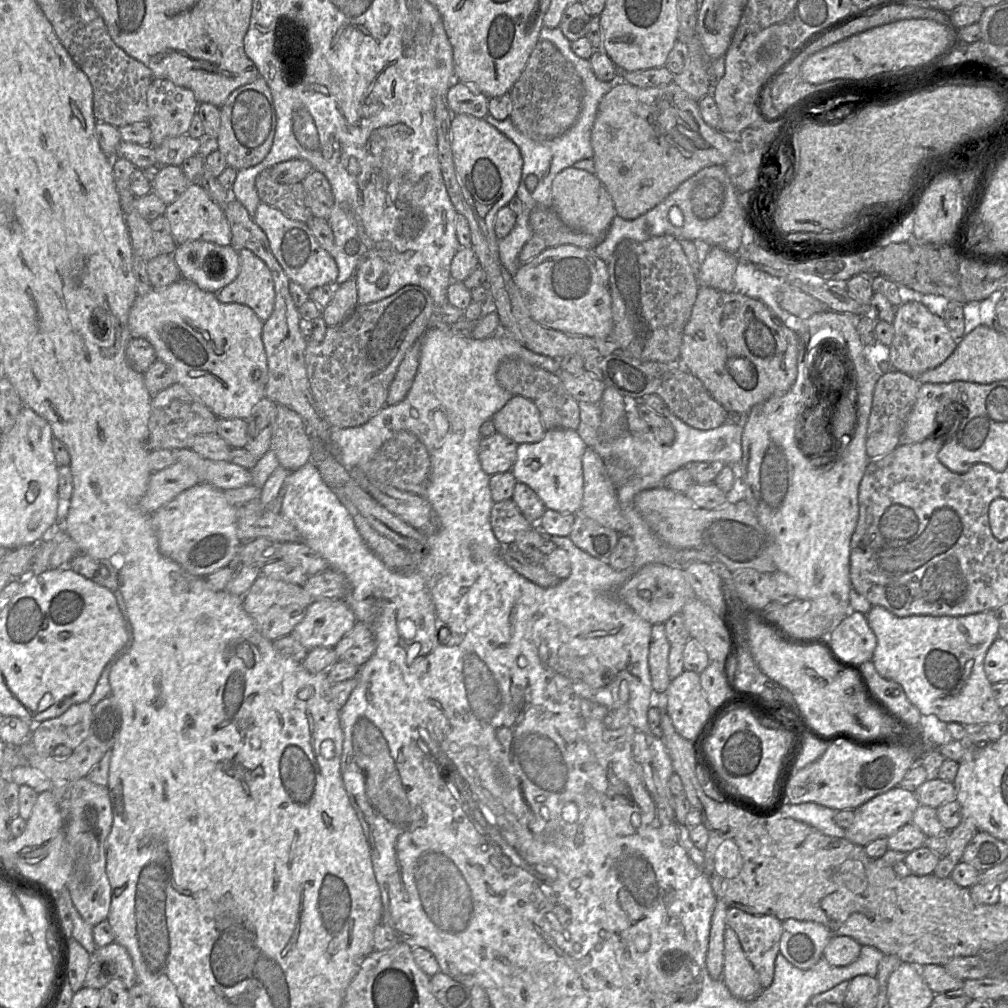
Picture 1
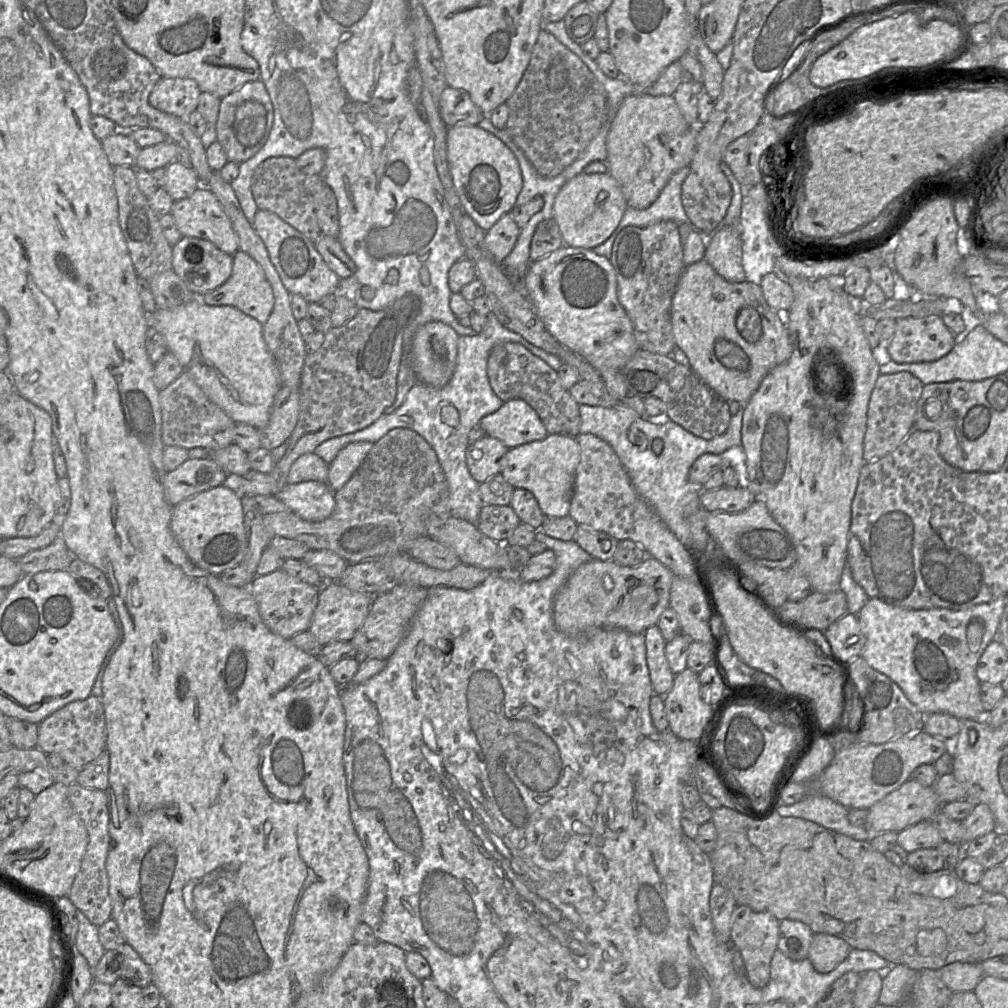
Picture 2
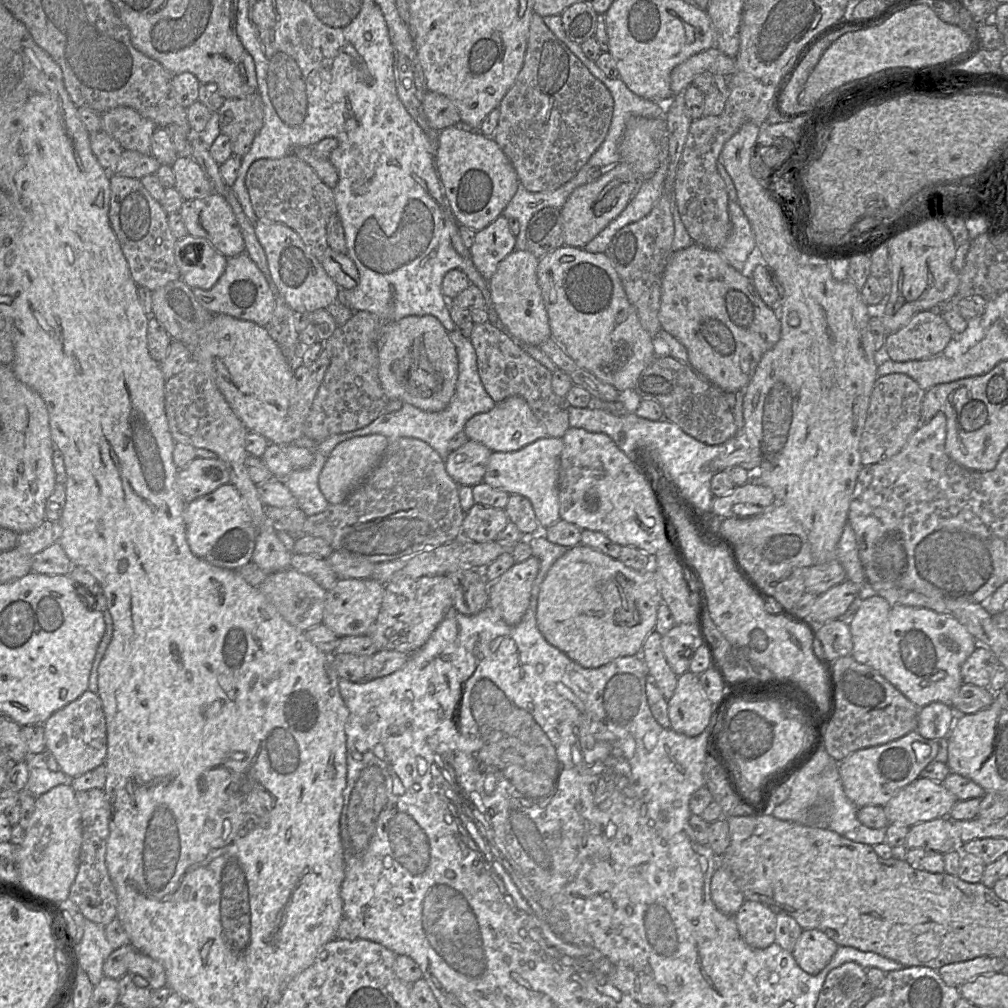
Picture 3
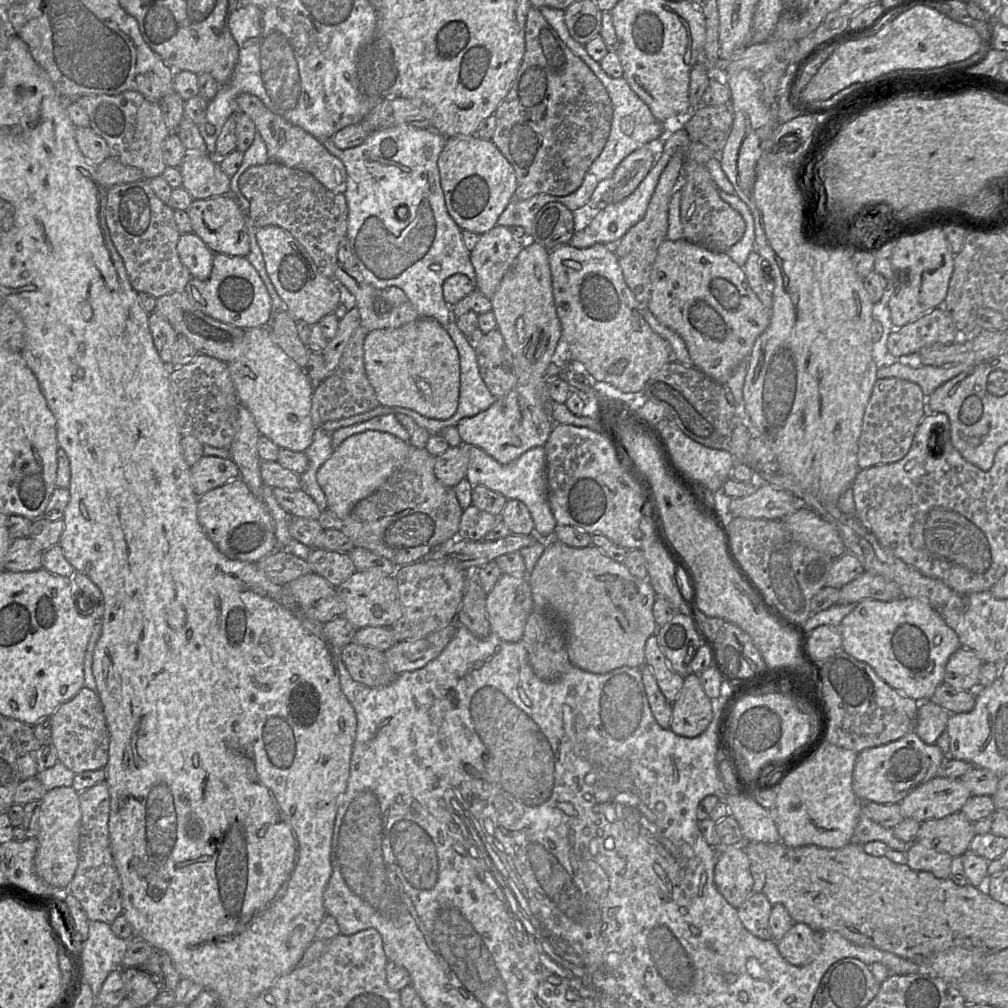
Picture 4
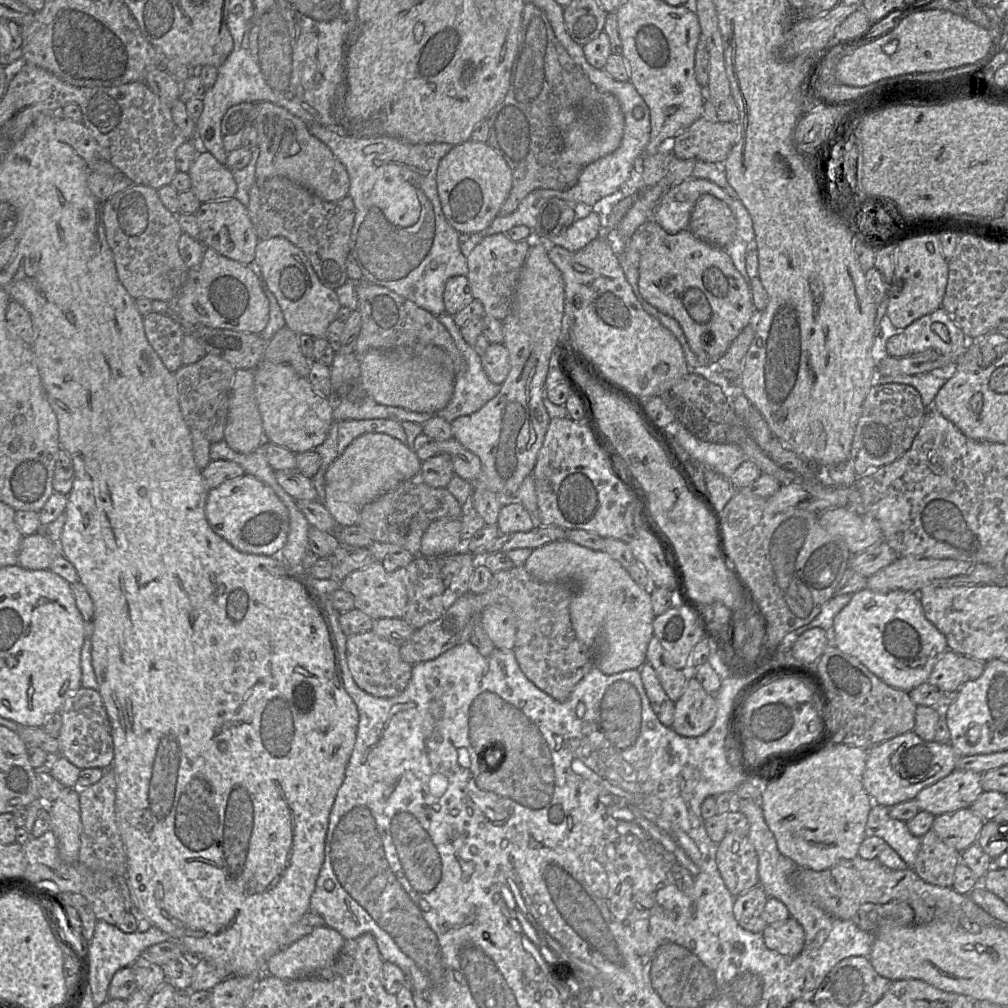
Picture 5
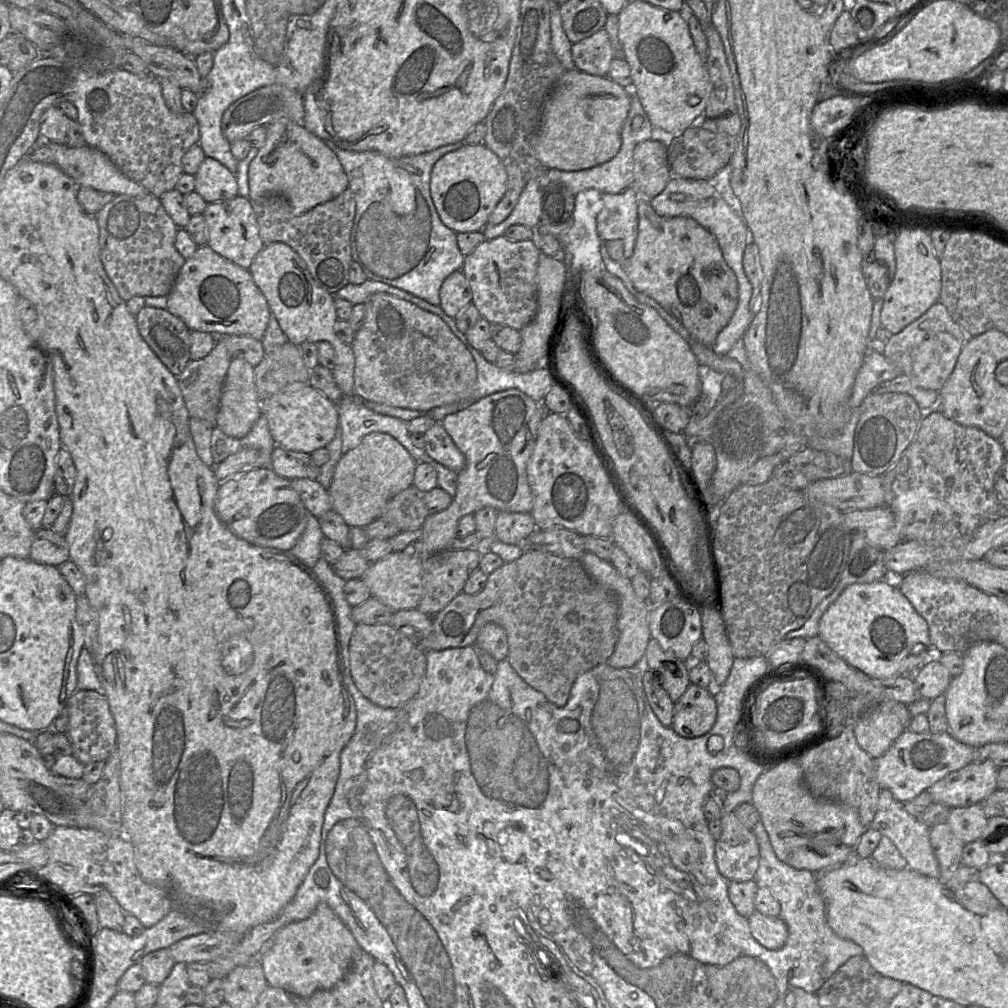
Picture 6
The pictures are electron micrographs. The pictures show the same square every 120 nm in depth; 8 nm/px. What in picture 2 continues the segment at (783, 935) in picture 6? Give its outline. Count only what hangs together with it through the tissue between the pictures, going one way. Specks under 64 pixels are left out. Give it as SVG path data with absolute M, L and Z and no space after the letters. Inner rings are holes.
M814 934L807 959L817 972L825 974L841 964L852 949L841 938L829 934Z

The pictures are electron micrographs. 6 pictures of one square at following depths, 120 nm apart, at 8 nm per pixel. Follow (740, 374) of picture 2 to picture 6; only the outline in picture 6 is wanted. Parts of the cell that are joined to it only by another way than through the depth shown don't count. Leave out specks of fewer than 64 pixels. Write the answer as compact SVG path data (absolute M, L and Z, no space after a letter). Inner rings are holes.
M640 199L638 202L638 235L636 238L632 256L626 261L626 274L633 286L647 296L659 303L667 312L674 316L690 333L691 337L697 342L712 347L718 334L727 326L732 318L738 304L738 281L724 260L722 251L719 247L716 237L697 221L686 216L663 217L658 215L651 206L652 199Z

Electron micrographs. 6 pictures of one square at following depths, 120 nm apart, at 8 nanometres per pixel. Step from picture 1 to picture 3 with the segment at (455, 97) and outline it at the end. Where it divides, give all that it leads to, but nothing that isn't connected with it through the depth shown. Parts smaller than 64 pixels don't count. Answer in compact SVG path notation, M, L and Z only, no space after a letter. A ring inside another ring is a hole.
M427 92L423 100L423 110L430 126L438 132L449 126L460 125L457 107L442 94Z

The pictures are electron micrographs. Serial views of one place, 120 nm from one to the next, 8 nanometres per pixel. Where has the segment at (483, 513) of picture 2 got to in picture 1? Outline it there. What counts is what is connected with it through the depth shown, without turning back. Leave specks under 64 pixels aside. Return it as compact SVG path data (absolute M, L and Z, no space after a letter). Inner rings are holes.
M512 499L494 502L490 522L494 535L503 546L513 546L518 535L534 526Z

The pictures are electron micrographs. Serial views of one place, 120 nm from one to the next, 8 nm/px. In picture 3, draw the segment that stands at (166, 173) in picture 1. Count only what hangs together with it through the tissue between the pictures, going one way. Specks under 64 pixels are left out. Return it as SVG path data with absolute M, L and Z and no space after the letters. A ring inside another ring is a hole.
M179 156L171 165L175 176L174 188L183 200L202 198L213 193L213 187L199 164L190 156Z

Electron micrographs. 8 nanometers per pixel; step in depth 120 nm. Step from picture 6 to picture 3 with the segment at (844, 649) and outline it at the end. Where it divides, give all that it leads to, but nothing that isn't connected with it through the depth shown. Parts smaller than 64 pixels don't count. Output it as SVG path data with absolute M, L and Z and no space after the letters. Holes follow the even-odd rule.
M867 593L850 618L851 657L870 666L915 706L932 702L950 705L963 684L960 668L977 647L974 637L955 618L930 609L891 604Z

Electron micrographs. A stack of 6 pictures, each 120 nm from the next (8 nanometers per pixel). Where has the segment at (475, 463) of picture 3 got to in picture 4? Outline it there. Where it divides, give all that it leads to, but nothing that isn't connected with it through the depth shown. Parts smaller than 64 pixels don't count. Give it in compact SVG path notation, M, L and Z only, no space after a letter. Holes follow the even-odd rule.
M461 443L457 447L449 447L436 457L434 474L442 485L453 488L465 479L468 463L468 452L463 450L463 443Z

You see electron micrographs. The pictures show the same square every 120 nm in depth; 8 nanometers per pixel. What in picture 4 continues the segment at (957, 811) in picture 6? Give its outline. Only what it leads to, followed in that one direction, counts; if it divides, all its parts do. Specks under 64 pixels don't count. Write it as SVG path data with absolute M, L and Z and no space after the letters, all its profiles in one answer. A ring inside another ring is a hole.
M959 811L940 819L921 822L915 841L956 857L969 851L974 835L973 822Z

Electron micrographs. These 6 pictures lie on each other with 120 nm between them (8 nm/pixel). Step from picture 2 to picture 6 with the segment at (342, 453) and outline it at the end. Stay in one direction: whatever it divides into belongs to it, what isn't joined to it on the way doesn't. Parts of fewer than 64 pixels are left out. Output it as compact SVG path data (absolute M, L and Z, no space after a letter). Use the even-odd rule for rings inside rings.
M373 432L338 461L328 489L332 509L349 527L365 527L378 519L388 502L413 484L417 462L393 436Z

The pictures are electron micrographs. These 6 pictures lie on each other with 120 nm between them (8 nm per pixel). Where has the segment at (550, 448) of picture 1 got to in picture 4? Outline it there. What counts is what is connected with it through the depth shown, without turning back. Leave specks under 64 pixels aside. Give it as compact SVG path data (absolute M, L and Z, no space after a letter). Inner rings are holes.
M463 444L463 450L468 452L469 463L465 479L472 486L485 486L502 494L507 500L519 500L528 508L534 522L534 534L539 540L553 540L557 526L548 501L548 486L546 476L546 454L544 446L537 446L524 452L519 458L509 464L500 464L482 449Z

